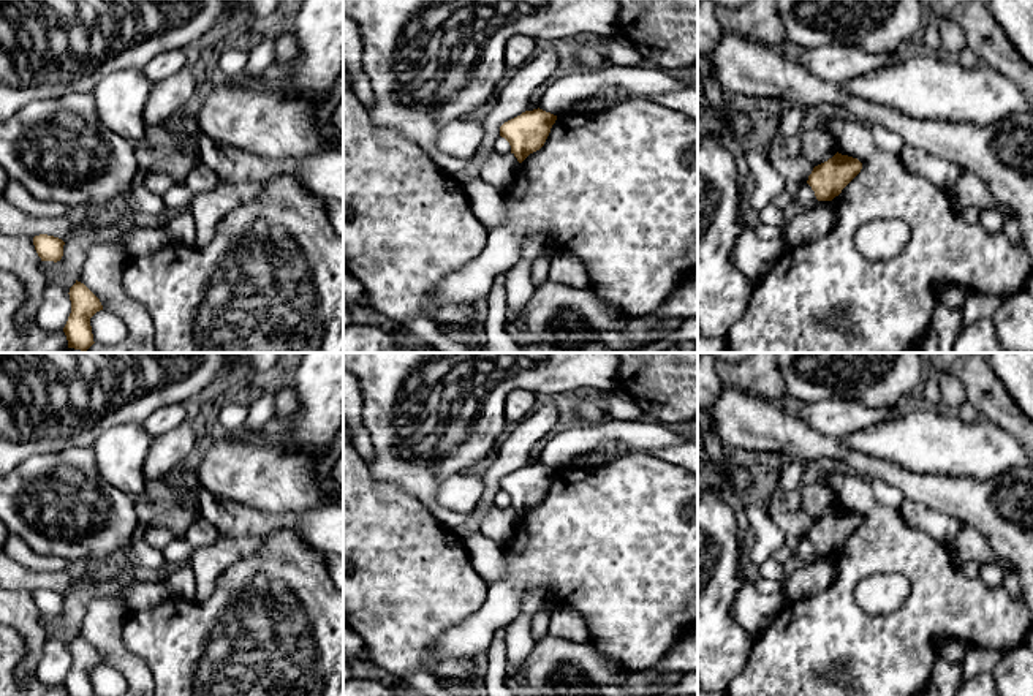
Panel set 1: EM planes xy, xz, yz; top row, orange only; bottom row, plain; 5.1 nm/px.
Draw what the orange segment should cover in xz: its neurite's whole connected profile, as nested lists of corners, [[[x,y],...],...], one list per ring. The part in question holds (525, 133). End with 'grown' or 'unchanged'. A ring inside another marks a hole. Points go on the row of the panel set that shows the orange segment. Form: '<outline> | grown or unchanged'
[[[543,109],[525,111],[500,127],[500,136],[511,146],[511,153],[522,163],[530,153],[539,150],[557,115]]] | unchanged

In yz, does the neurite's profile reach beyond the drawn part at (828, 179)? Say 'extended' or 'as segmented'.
as segmented

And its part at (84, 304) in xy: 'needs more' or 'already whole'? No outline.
already whole

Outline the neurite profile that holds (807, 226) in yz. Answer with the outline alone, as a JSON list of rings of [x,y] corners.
[[[818,201],[808,210],[797,210],[791,221],[783,223],[781,240],[788,248],[810,245],[823,237],[835,220],[832,201]]]

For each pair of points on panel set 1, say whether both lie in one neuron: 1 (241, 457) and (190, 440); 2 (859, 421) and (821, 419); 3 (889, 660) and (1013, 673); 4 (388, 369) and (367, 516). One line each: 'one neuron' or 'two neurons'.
1: two neurons
2: one neuron
3: two neurons
4: two neurons

